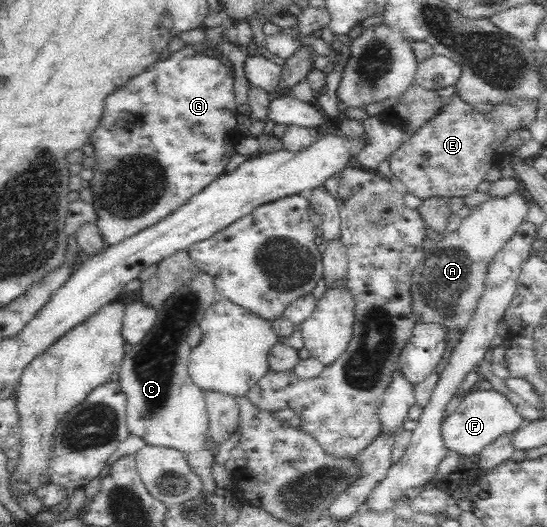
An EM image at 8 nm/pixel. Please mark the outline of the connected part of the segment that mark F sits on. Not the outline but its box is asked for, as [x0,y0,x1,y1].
[440,386,525,457]

